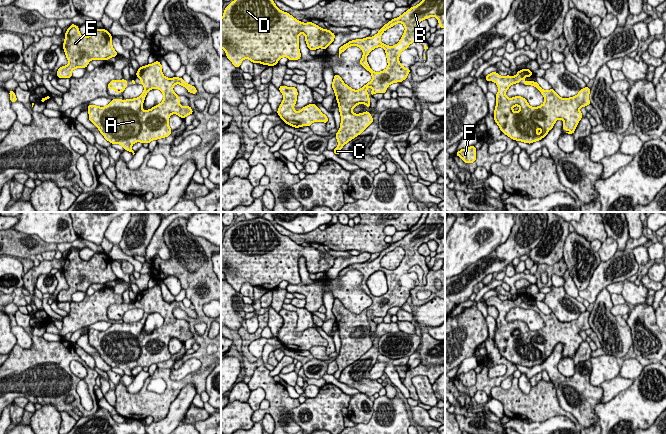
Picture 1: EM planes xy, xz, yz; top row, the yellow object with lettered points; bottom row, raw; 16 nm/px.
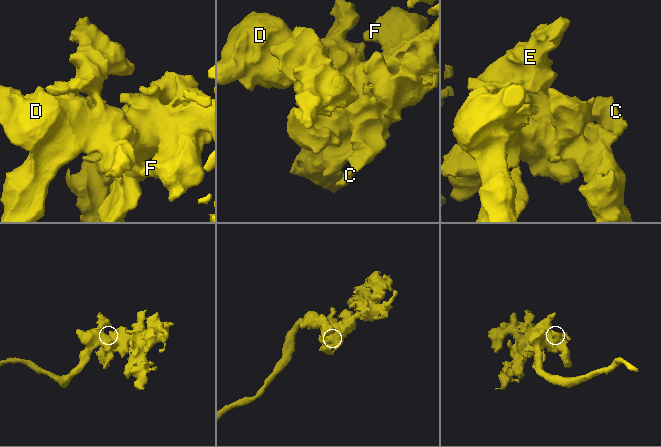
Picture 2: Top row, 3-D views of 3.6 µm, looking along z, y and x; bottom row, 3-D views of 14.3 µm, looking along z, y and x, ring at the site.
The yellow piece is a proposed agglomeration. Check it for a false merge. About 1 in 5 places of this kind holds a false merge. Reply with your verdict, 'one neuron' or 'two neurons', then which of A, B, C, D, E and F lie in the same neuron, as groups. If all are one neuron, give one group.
one neuron | A B C D E F

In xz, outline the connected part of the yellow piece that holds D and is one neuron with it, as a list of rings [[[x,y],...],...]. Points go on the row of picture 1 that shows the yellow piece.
[[[234,0],[224,10],[221,18],[221,49],[237,68],[244,59],[252,63],[274,66],[282,57],[289,60],[301,58],[299,35],[303,33],[309,50],[326,48],[334,41],[335,34],[318,25],[303,23],[289,13],[281,11],[273,0]]]

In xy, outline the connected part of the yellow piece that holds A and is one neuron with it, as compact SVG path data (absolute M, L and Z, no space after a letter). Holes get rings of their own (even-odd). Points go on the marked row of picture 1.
M159 61L140 67L136 76L140 78L139 84L144 86L138 98L113 99L105 107L88 105L89 120L105 139L112 144L120 144L133 155L131 147L134 143L150 143L171 134L169 117L172 114L184 119L193 113L190 106L180 105L180 99L173 91L176 84L185 87L189 93L197 94L196 88L185 83L183 78L165 77ZM151 89L159 89L164 95L163 101L149 110L143 110L146 94Z

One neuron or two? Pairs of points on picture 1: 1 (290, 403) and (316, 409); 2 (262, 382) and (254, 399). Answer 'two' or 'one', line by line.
1: two
2: two

